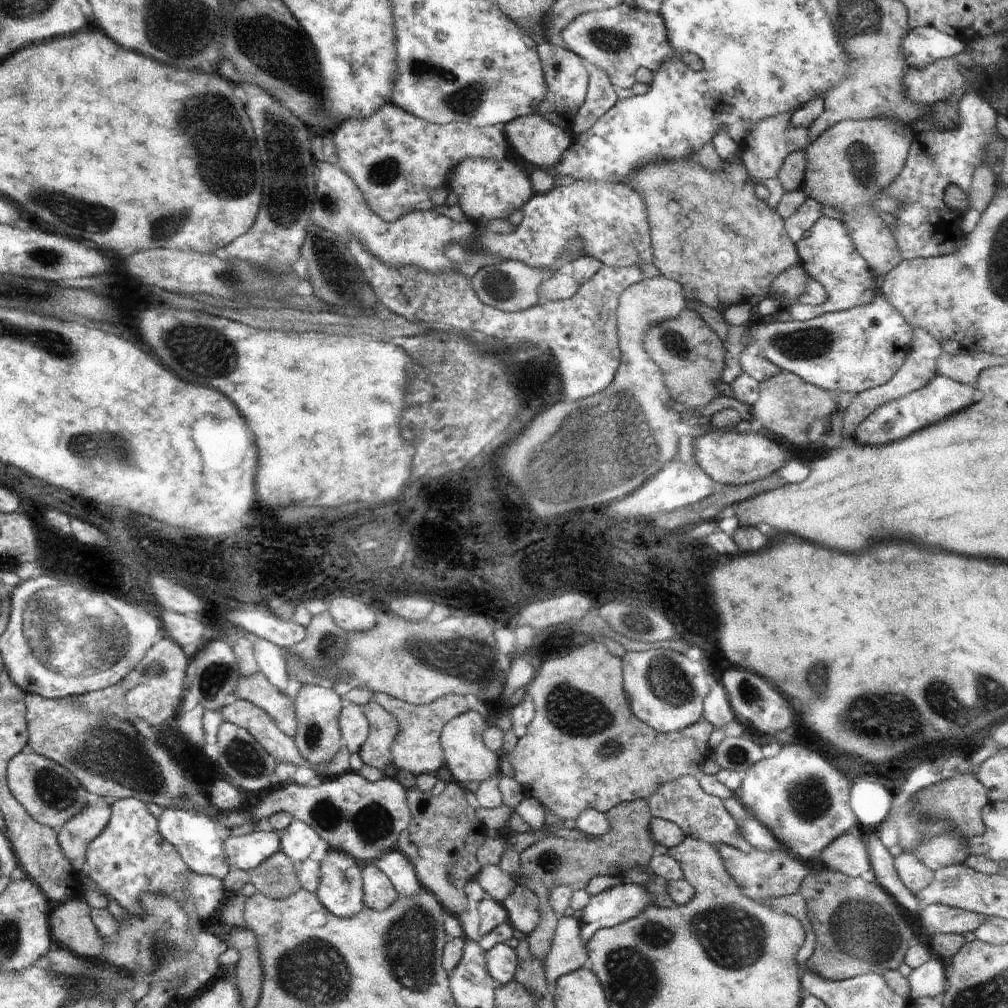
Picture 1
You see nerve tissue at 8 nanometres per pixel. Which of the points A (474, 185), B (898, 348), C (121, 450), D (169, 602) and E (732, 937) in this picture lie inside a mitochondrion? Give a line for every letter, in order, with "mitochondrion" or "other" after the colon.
A: other
B: other
C: mitochondrion
D: other
E: mitochondrion

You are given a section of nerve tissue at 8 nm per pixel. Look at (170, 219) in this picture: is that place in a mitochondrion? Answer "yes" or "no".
yes

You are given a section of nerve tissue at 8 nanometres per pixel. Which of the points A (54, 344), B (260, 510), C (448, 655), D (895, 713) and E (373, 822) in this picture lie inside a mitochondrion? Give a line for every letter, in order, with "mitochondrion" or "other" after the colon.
A: mitochondrion
B: other
C: mitochondrion
D: mitochondrion
E: mitochondrion

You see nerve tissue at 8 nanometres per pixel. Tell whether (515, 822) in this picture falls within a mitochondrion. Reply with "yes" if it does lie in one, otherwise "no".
no

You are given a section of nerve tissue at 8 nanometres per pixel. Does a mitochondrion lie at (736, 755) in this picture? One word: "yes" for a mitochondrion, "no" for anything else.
yes

